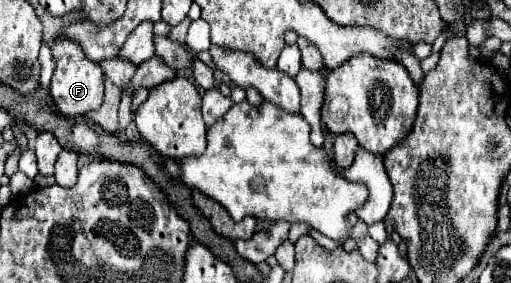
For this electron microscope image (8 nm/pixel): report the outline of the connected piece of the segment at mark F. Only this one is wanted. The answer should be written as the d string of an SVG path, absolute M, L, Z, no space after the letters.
M57 39L51 45L51 53L55 59L55 73L51 79L51 95L55 99L55 105L63 115L87 115L89 111L95 111L103 103L103 69L99 63L91 61L81 45L73 39Z

